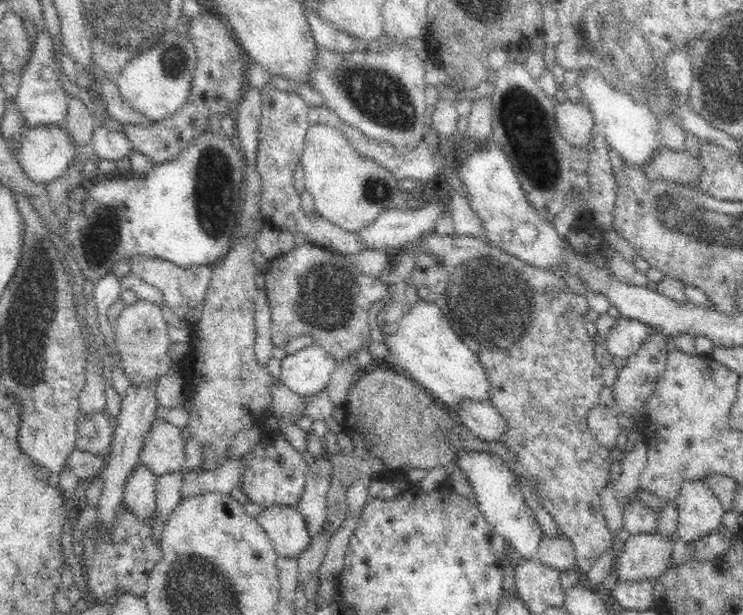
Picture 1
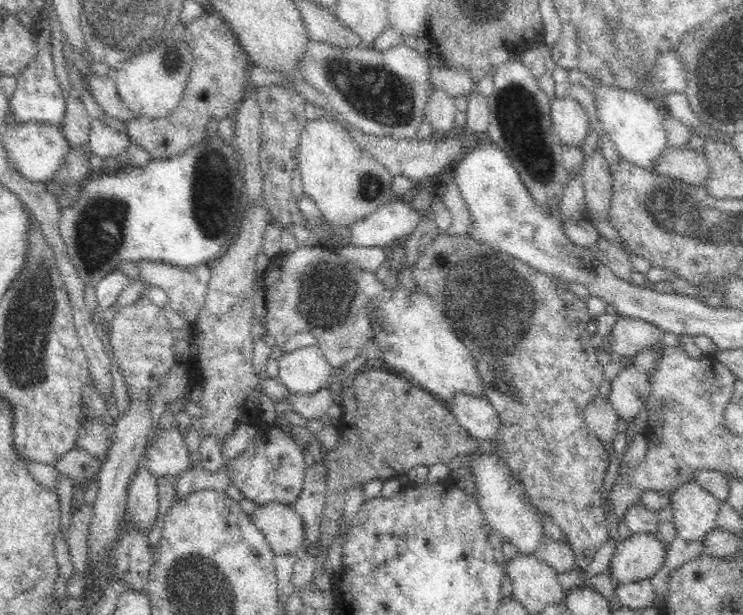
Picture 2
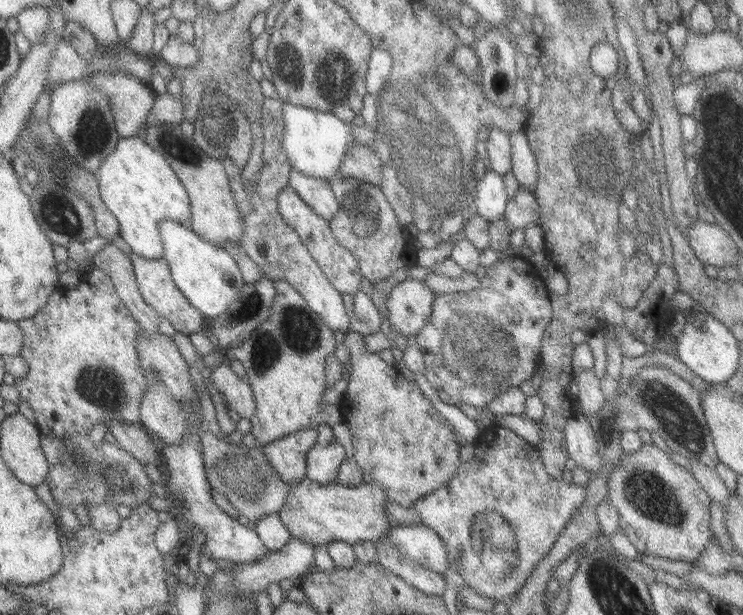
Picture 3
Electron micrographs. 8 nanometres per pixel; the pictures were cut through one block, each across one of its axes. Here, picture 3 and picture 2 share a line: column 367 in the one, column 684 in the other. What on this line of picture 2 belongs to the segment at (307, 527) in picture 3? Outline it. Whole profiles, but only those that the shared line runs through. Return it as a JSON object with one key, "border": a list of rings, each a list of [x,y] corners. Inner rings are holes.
{"border":[[[696,482],[684,484],[674,498],[670,498],[670,508],[676,518],[676,532],[682,540],[704,540],[710,532],[718,530],[722,502],[714,498],[704,486]]]}

